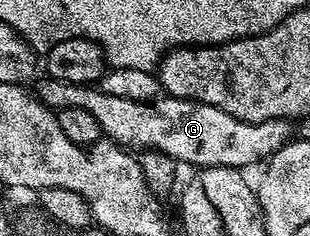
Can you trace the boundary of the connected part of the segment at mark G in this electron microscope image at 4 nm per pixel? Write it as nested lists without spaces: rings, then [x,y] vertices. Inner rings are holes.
[[[42,78],[36,87],[36,95],[43,104],[55,110],[59,108],[79,108],[88,110],[96,122],[100,122],[100,130],[107,140],[114,140],[127,150],[153,150],[168,154],[175,162],[182,160],[186,164],[194,164],[200,168],[236,168],[246,170],[249,164],[261,165],[276,154],[292,139],[292,124],[290,120],[265,120],[264,122],[244,122],[240,118],[232,118],[232,114],[224,114],[216,106],[208,106],[199,100],[185,100],[165,94],[157,100],[148,102],[130,102],[128,98],[116,98],[116,94],[104,94],[96,86],[89,84],[73,84]]]

